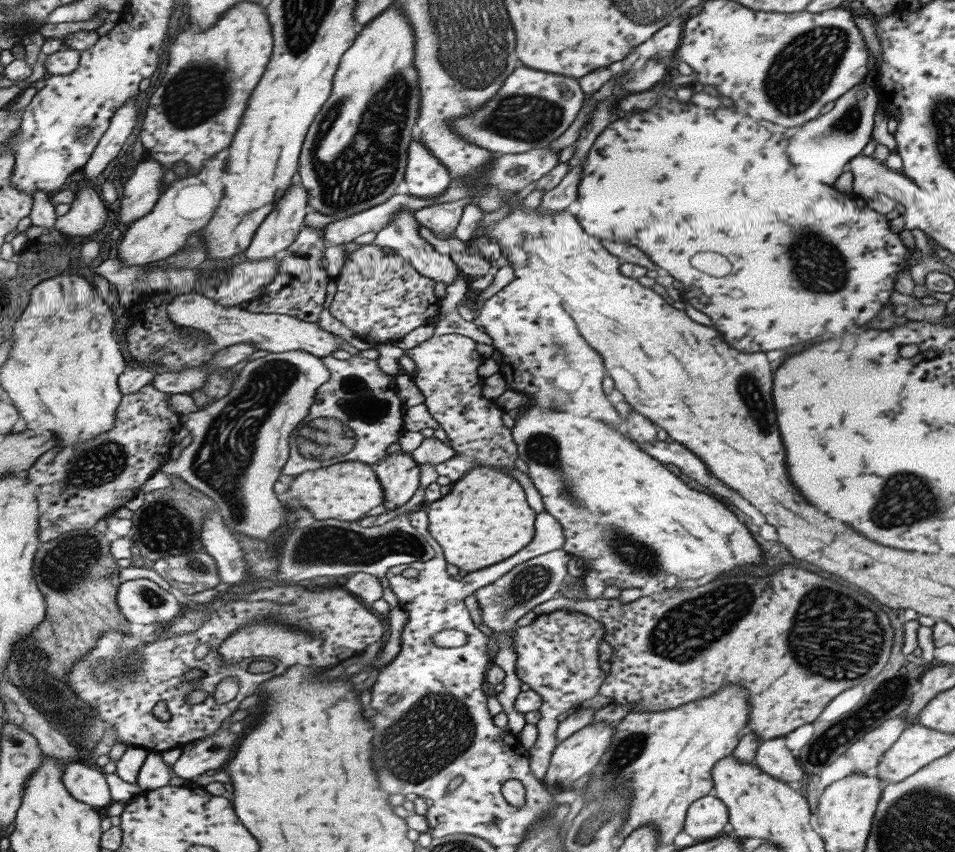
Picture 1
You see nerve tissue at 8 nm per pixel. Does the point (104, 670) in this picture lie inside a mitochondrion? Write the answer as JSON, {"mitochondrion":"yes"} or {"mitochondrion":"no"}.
{"mitochondrion":"yes"}

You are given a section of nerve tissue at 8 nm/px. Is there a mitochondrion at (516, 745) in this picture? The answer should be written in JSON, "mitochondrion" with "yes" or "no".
{"mitochondrion":"no"}

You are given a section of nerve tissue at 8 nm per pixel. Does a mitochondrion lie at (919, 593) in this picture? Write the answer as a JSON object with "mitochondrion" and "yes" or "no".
{"mitochondrion":"no"}

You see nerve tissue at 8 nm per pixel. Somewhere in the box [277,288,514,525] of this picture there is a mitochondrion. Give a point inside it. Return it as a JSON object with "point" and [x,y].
{"point":[323,439]}

